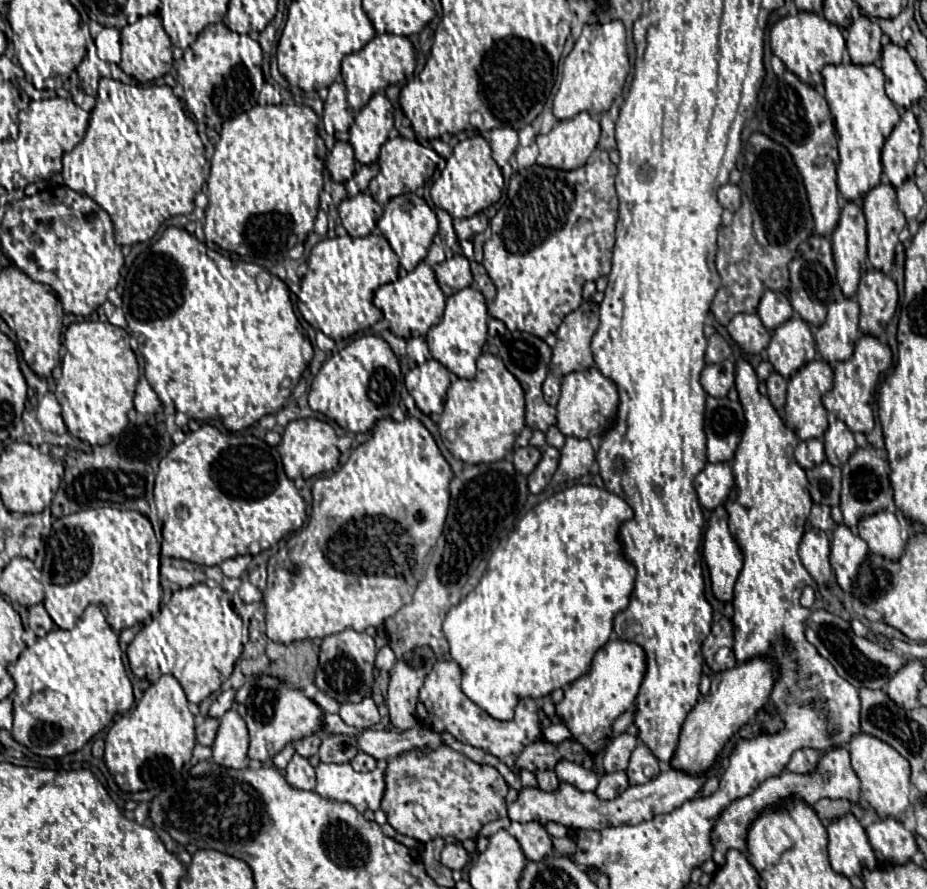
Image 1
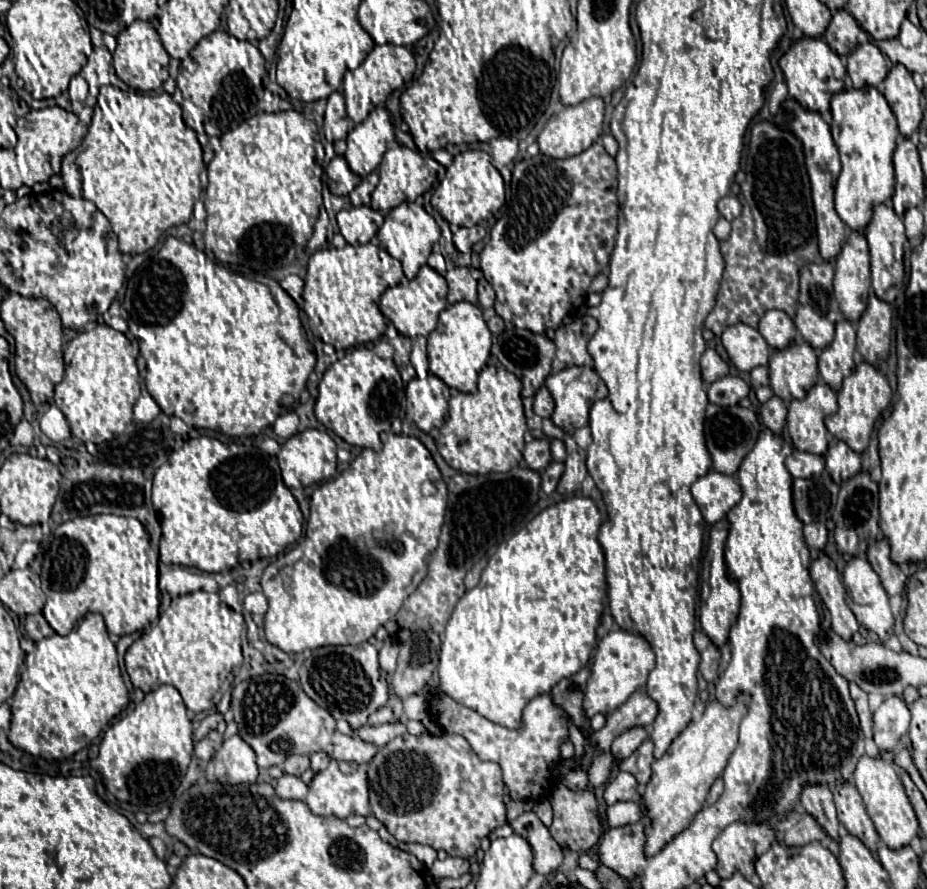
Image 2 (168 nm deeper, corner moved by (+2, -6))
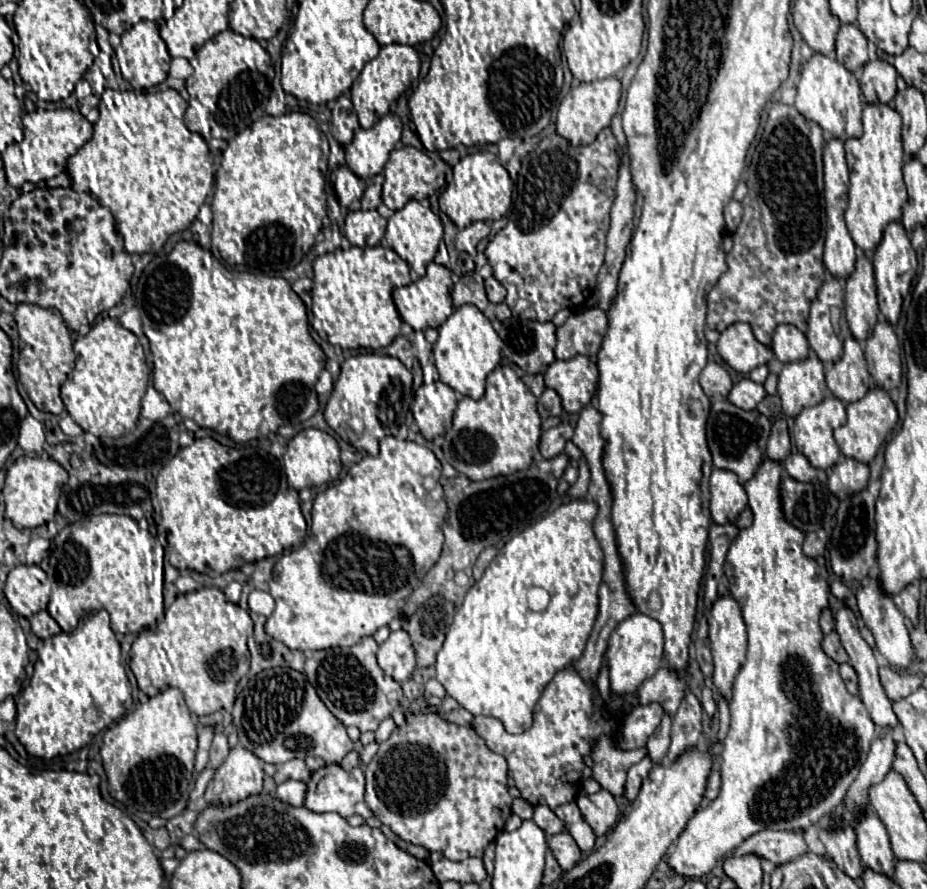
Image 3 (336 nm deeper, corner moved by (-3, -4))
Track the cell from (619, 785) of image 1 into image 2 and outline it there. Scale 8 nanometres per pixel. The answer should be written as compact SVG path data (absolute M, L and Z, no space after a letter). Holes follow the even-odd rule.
M620 772L614 780L606 784L604 790L604 802L606 804L616 804L620 800L634 800L638 794L638 784L636 778L628 772Z

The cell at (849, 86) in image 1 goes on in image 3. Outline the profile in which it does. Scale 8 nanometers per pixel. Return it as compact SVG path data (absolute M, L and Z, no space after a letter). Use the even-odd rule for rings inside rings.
M865 104L863 108L863 136L845 142L847 164L851 170L849 206L845 220L853 242L865 252L875 252L875 244L883 238L883 228L891 220L901 220L901 208L907 200L903 184L903 146L901 146L901 116L887 104Z

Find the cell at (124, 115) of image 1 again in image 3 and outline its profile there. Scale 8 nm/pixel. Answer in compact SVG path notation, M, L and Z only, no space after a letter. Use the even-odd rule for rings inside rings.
M171 88L145 94L107 90L101 96L101 116L93 126L93 138L67 162L72 189L77 193L89 192L99 204L115 212L113 216L129 254L159 252L171 234L183 232L191 226L199 208L212 193L213 156L203 136L185 126L185 110L187 102Z

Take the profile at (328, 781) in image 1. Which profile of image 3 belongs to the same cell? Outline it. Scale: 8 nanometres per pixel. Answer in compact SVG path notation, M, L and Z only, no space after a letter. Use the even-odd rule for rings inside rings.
M329 764L329 766L323 766L311 774L311 780L307 782L305 808L309 808L311 812L337 812L343 818L349 818L353 814L361 814L363 818L369 818L373 814L367 808L363 794L365 794L363 770L353 768L351 772L345 772L339 764Z

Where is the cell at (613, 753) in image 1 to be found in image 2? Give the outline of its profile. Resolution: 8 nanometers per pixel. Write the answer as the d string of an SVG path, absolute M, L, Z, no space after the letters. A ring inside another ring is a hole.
M644 728L626 730L624 734L620 734L620 736L612 742L612 754L614 754L614 758L626 760L646 738L648 738L648 732L646 732Z

